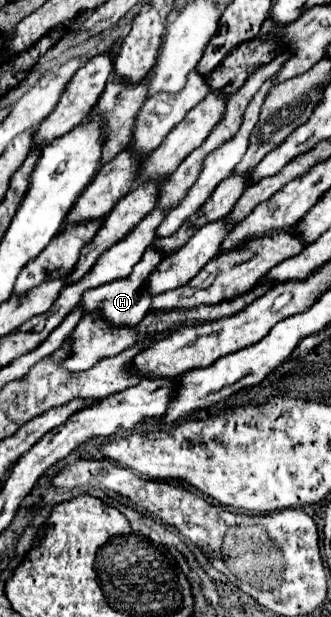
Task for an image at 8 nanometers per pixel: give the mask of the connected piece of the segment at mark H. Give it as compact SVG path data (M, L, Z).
M148 246L142 260L134 266L130 276L112 280L108 284L88 290L82 298L82 306L86 308L86 312L100 312L112 326L136 326L152 304L152 296L148 296L148 292L144 292L144 276L148 276L148 272L152 272L152 268L156 268L156 264L160 264L160 260L164 260L164 256L166 256L164 250Z

